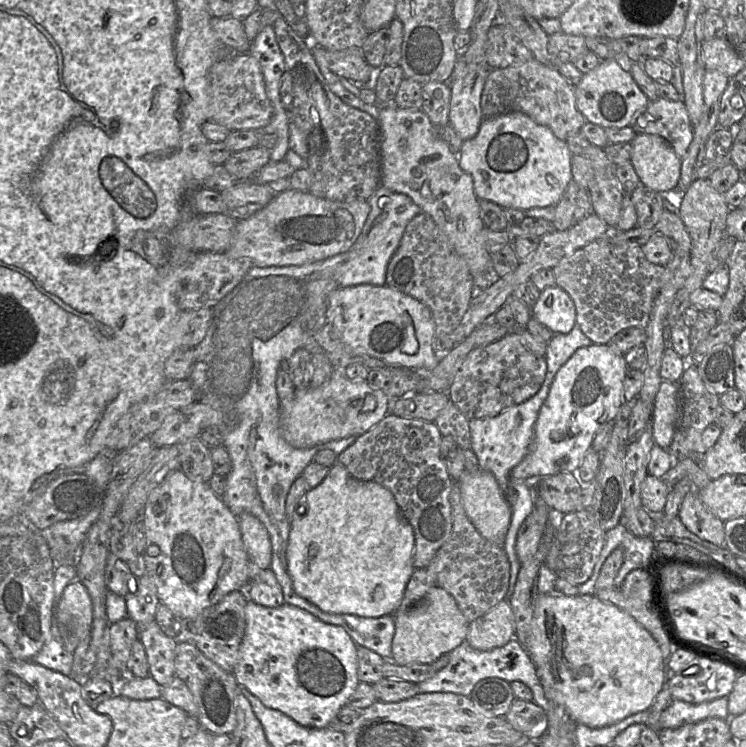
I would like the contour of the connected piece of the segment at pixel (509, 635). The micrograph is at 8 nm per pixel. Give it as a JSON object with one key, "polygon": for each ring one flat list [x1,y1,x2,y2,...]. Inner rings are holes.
{"polygon":[[502,600,472,621,466,641,476,650,488,651,506,645,515,637,515,618,508,600]]}

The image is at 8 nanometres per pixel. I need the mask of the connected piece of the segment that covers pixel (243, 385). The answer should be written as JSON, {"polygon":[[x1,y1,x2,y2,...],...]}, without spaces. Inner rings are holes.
{"polygon":[[382,185,367,202,369,215,359,237,346,252,307,265,253,266,249,269,241,282,211,308,211,323,204,339,194,347,195,362,188,379,197,389,197,402,236,417,235,426,222,433,232,461,222,500,237,517,244,512,250,513,267,529,272,548,269,569,281,586,284,602,311,613,324,623,343,627,356,646,368,648,390,660,395,633,393,615,373,618,329,614,293,590,286,563,289,519,285,503,288,492,318,450,327,448,339,455,357,437,352,435,308,448,291,446,279,426,280,403,276,389,281,362,303,347,302,322,307,321,321,304,328,303,329,294,335,289,361,284,386,285,387,265,407,224,421,213,409,196,392,192]]}

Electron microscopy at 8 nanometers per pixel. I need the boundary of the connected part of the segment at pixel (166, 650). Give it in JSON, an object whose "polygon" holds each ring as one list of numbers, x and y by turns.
{"polygon":[[155,620,138,625,138,639,146,651,149,675,161,687,169,685,176,676,174,659,178,641,167,636]]}

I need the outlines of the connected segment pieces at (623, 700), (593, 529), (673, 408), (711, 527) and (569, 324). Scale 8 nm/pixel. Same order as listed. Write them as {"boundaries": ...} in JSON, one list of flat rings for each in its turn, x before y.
{"boundaries":[[[556,590,547,594,542,594,538,591,538,600,532,620,532,632,529,641,529,656,536,667,536,674,541,686,549,686,551,697,565,708,566,713,575,723,584,724,591,728,608,726,630,715,647,710,669,677,666,661,663,659,660,647,651,634,622,609,610,602,603,602,595,595,590,594,567,596]],[[591,509,577,510,566,515,551,512,549,526,555,529,555,533,544,564,557,577,573,585,583,584,593,573,604,546,606,533,597,524]],[[662,380,656,394,651,416,655,445,668,449,680,417,680,390,678,383]],[[697,489,684,496,678,516,685,527,699,538,726,547,724,522,703,504]],[[558,286,541,292,531,314,554,334,567,334,576,324,576,307,569,294]]]}

